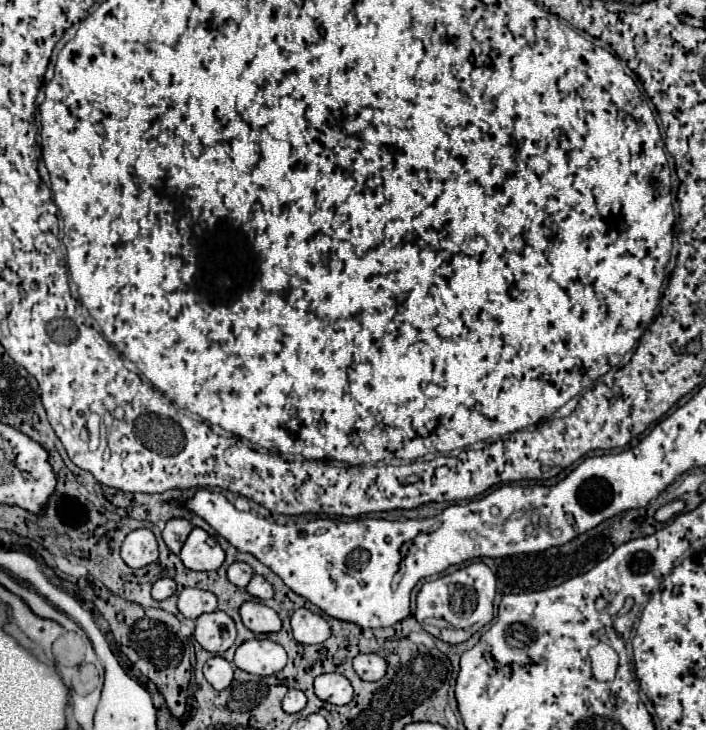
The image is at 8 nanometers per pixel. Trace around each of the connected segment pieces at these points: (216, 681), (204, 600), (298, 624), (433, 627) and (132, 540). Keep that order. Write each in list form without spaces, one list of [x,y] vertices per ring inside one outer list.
[[[216,655],[216,657],[210,657],[204,663],[204,677],[218,691],[226,689],[232,683],[232,675],[234,675],[234,669],[232,669],[232,665],[224,657]]]
[[[188,587],[178,595],[178,611],[188,619],[196,619],[200,613],[212,613],[216,611],[216,595]]]
[[[300,607],[292,613],[292,633],[296,641],[312,645],[312,643],[324,643],[330,637],[330,627],[324,621],[324,617],[308,611],[306,607]]]
[[[472,563],[472,565],[466,565],[466,567],[458,569],[456,573],[442,575],[434,581],[426,581],[420,587],[420,593],[416,597],[416,621],[420,623],[420,627],[424,631],[428,631],[430,635],[434,635],[440,641],[462,643],[468,637],[472,637],[474,629],[480,629],[480,627],[484,627],[486,623],[492,621],[492,617],[494,617],[494,607],[492,607],[494,595],[496,595],[496,577],[494,577],[494,573],[484,563]]]
[[[136,529],[126,535],[122,543],[122,559],[128,567],[138,569],[144,565],[150,565],[158,557],[158,545],[156,537],[150,529]]]

